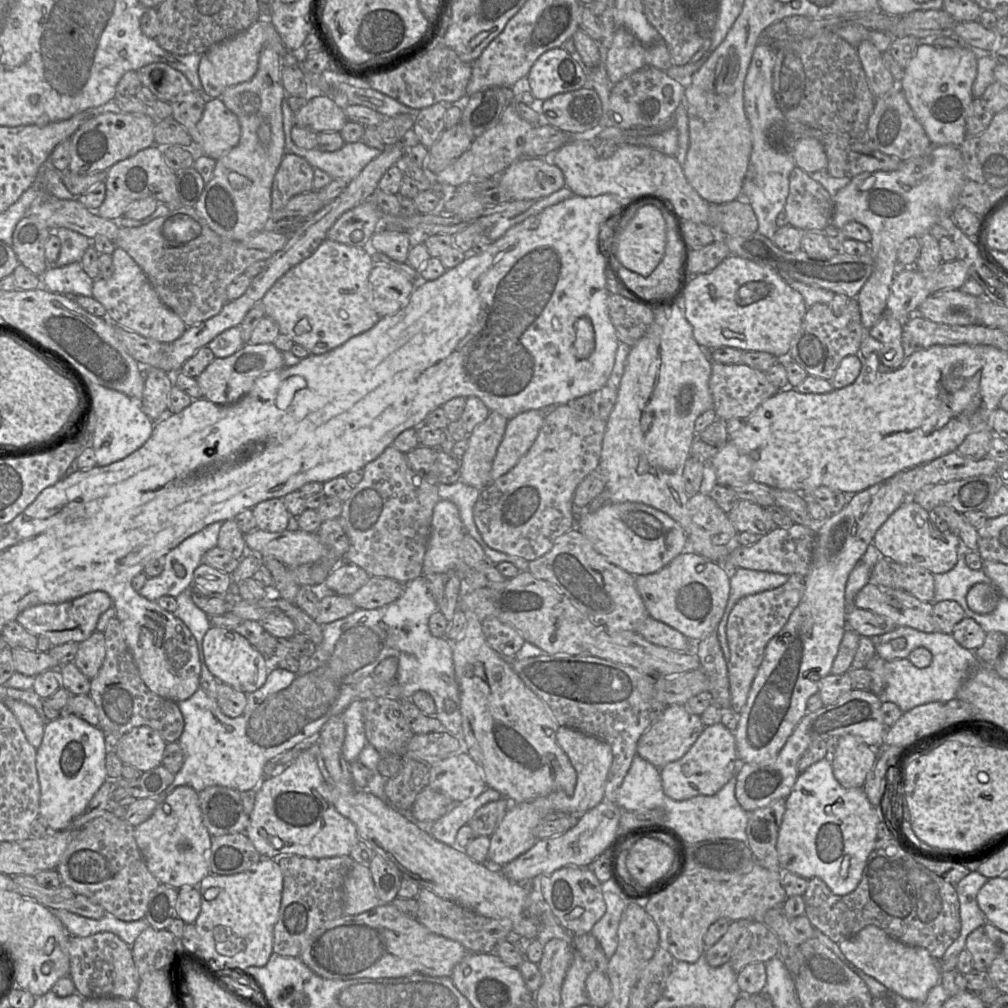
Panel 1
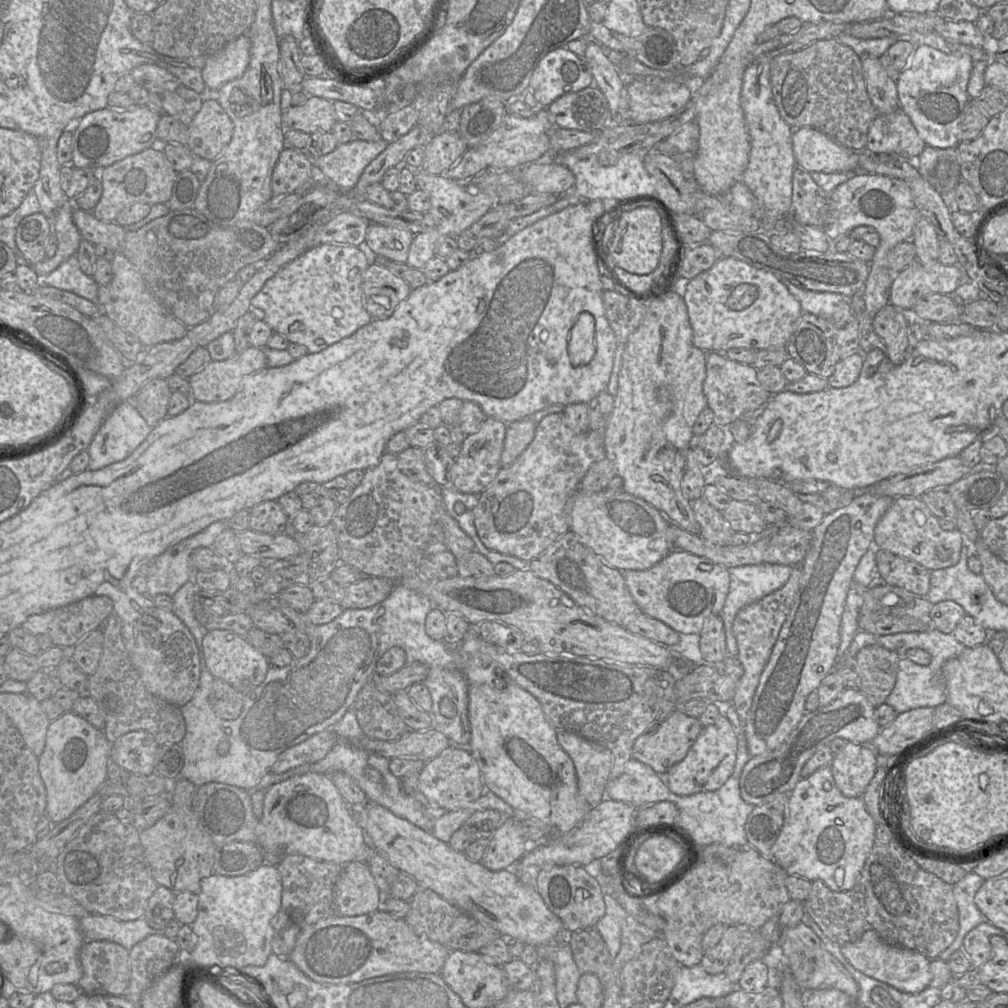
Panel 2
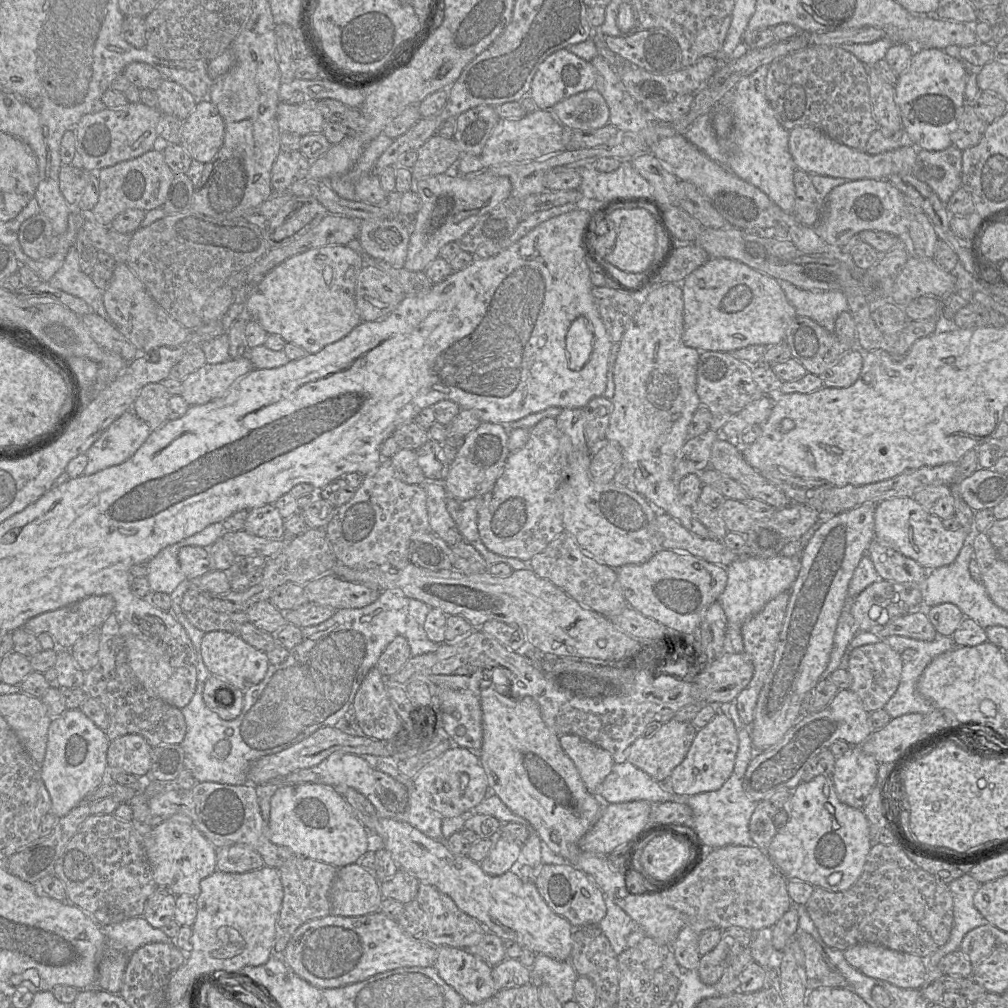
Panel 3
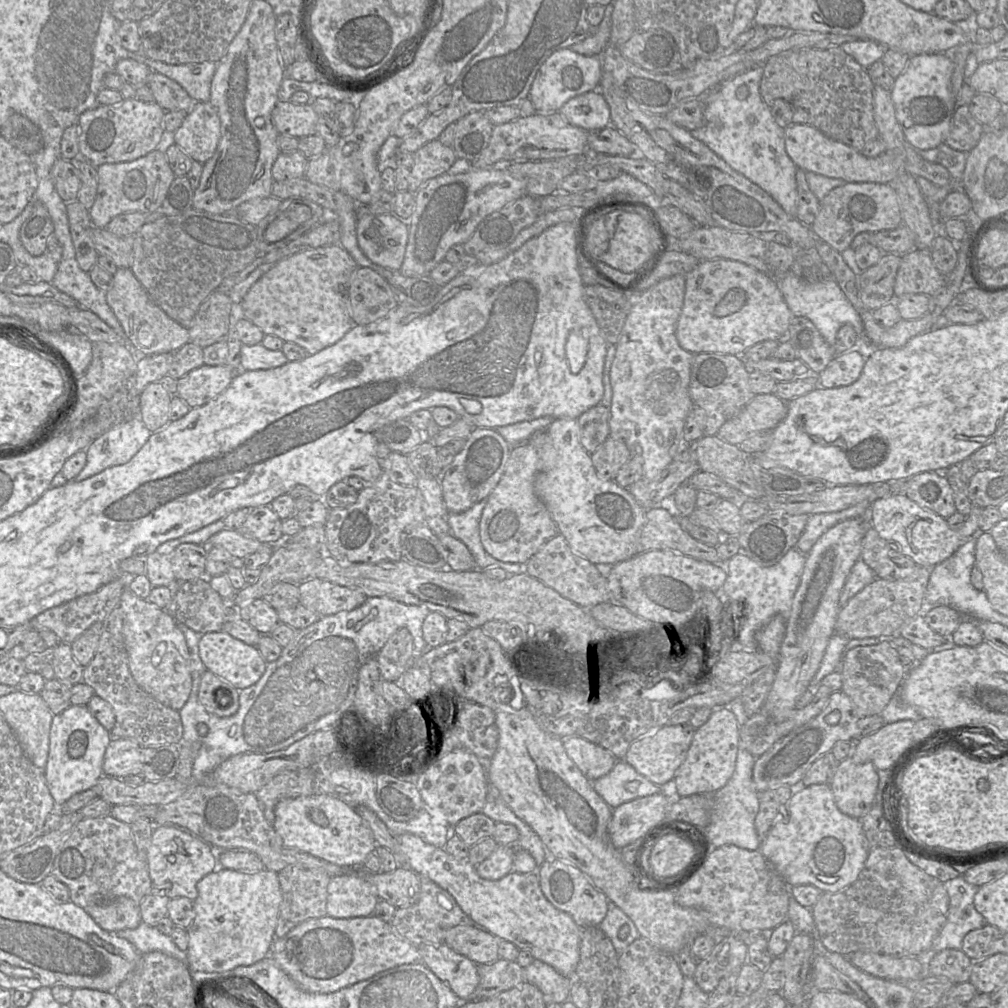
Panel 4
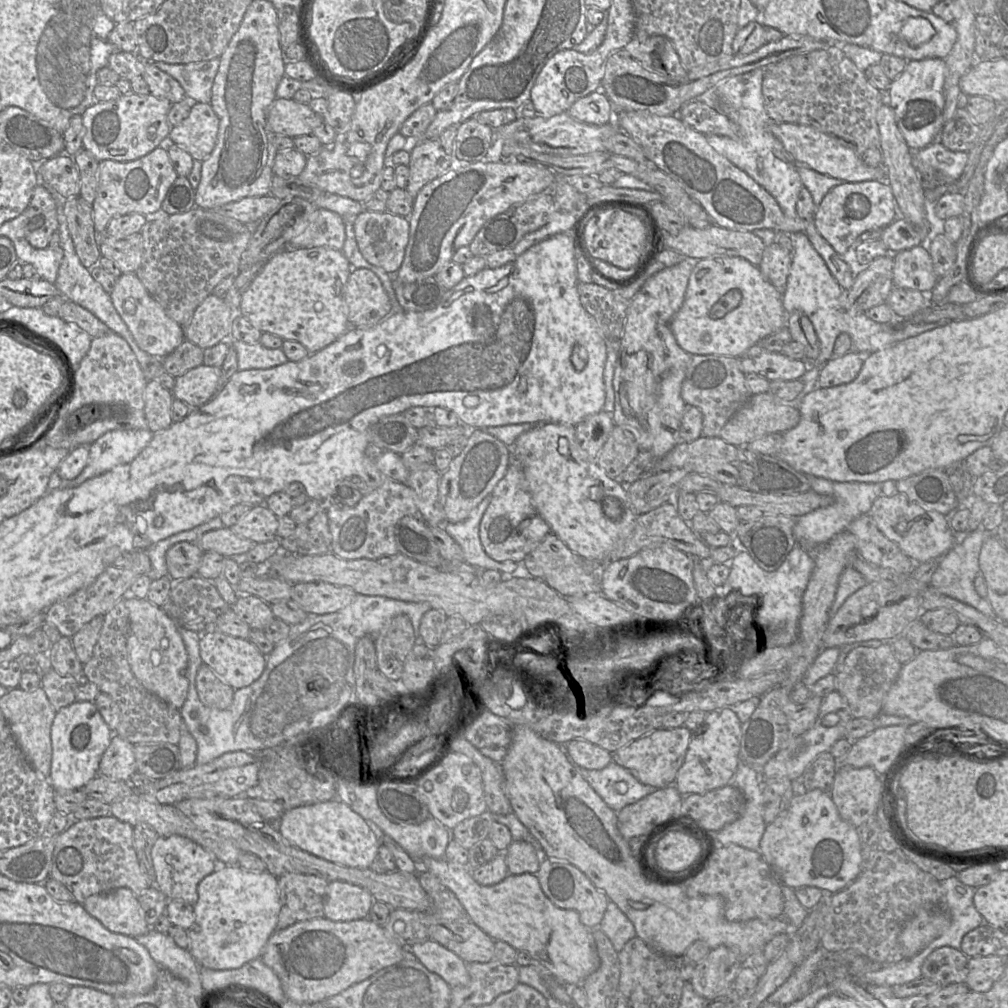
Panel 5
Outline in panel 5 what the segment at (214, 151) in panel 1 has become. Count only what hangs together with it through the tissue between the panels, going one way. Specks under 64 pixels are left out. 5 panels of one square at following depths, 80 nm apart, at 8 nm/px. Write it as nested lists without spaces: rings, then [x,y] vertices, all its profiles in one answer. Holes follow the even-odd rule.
[[[192,103],[188,116],[170,128],[168,137],[202,162],[214,149],[218,129],[219,118],[210,103]]]

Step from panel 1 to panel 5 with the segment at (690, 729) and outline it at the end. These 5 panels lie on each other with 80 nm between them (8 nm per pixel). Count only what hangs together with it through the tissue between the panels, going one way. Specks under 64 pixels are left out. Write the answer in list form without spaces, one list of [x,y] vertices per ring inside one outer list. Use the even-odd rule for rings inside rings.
[[[684,726],[659,728],[616,750],[612,753],[612,761],[626,768],[643,784],[655,788],[673,785],[676,774],[683,763],[690,736],[691,731]]]

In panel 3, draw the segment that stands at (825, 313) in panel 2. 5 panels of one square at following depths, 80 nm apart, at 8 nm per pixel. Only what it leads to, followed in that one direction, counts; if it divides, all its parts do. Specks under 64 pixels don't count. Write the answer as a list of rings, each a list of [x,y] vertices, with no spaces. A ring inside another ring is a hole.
[[[777,281],[797,316],[808,317],[830,332],[834,332],[839,314],[849,311],[846,296],[842,291],[807,291],[788,281]]]

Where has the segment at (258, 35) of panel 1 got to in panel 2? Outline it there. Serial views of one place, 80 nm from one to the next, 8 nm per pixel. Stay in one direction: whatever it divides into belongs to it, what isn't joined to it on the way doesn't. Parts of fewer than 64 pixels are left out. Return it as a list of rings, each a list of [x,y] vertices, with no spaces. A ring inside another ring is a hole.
[[[243,34],[206,58],[202,78],[208,92],[217,92],[225,83],[240,78],[250,63],[251,40]]]

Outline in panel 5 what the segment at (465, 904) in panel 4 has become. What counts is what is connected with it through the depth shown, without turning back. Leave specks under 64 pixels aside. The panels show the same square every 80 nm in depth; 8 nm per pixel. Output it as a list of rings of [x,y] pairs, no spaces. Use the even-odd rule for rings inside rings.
[[[444,857],[440,859],[423,858],[418,861],[418,864],[420,871],[429,871],[456,895],[467,912],[467,917],[494,941],[504,941],[517,951],[529,953],[540,968],[545,968],[559,982],[569,987],[581,986],[583,981],[598,969],[600,959],[596,950],[592,930],[581,923],[577,911],[561,909],[555,906],[544,894],[535,874],[509,874],[497,884],[484,886],[473,879],[468,866],[454,864]]]

